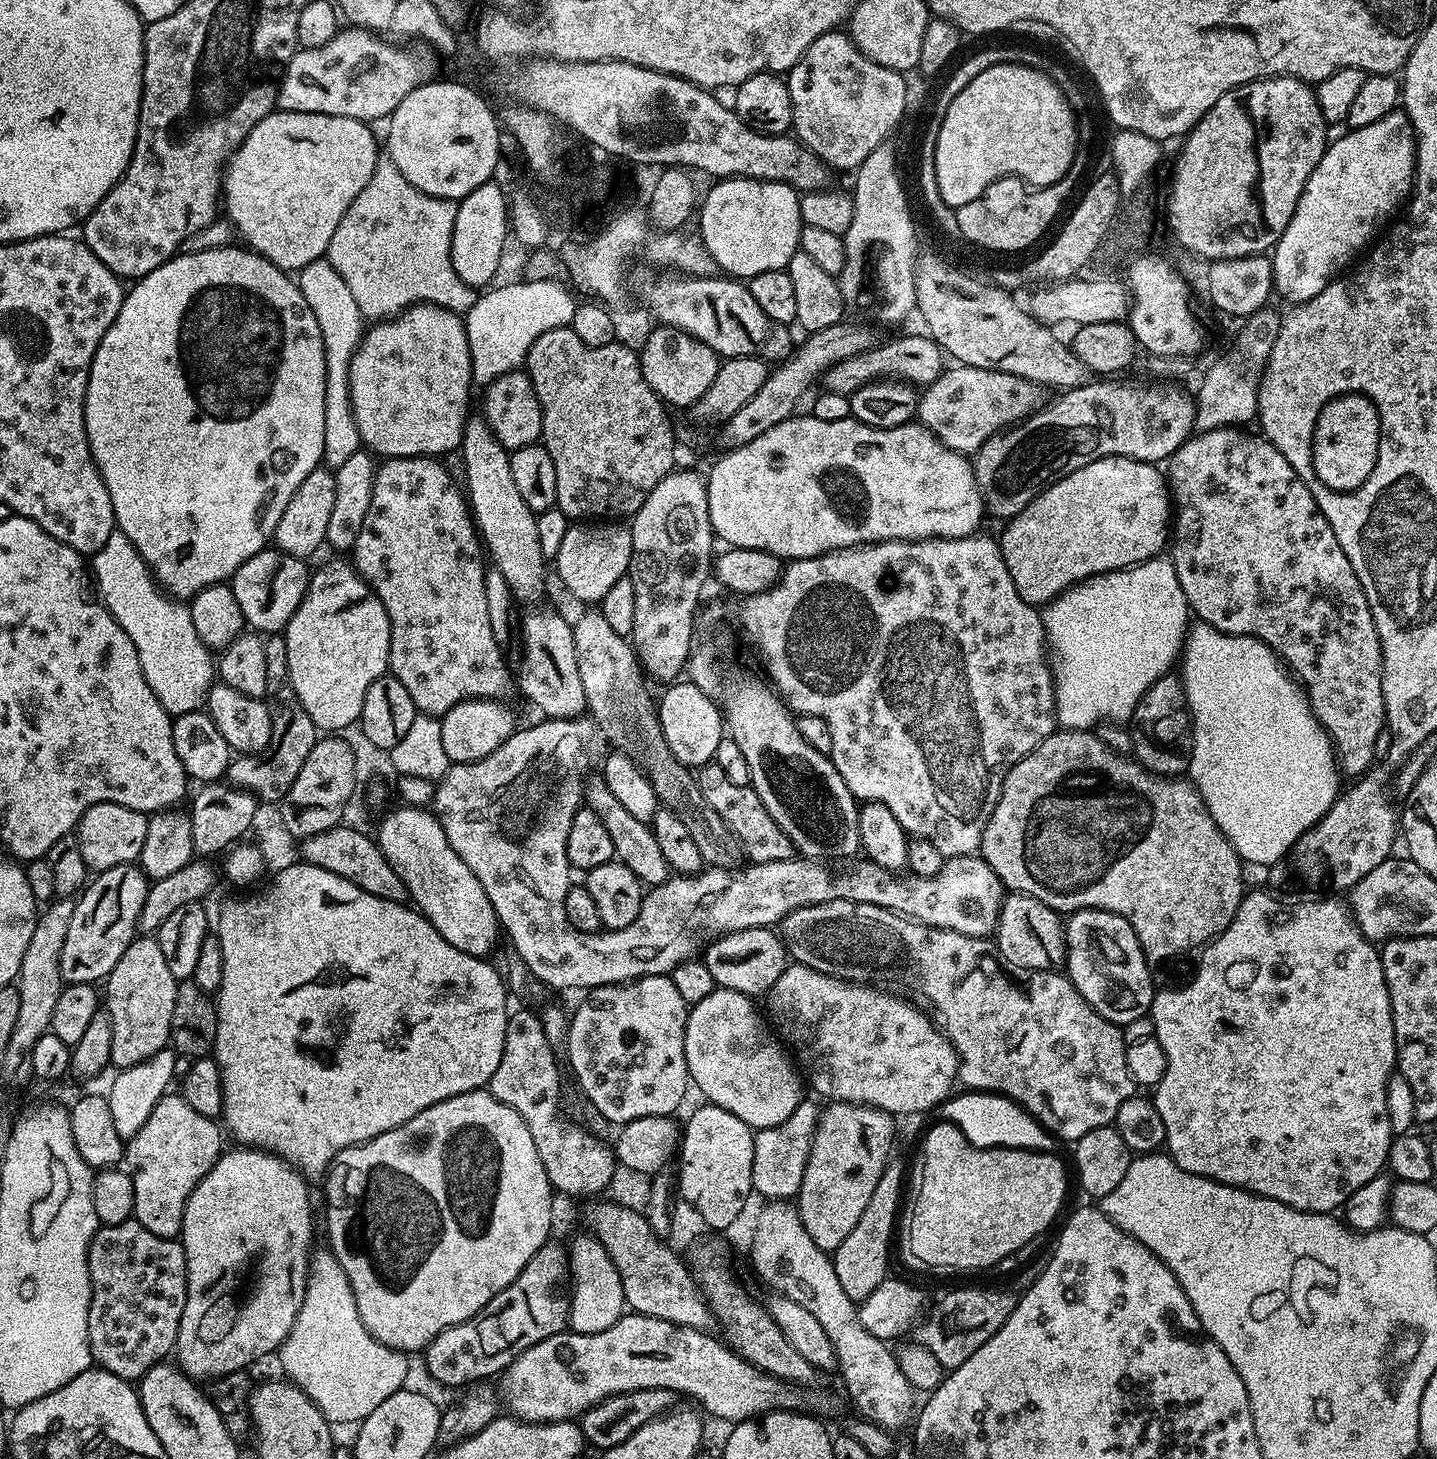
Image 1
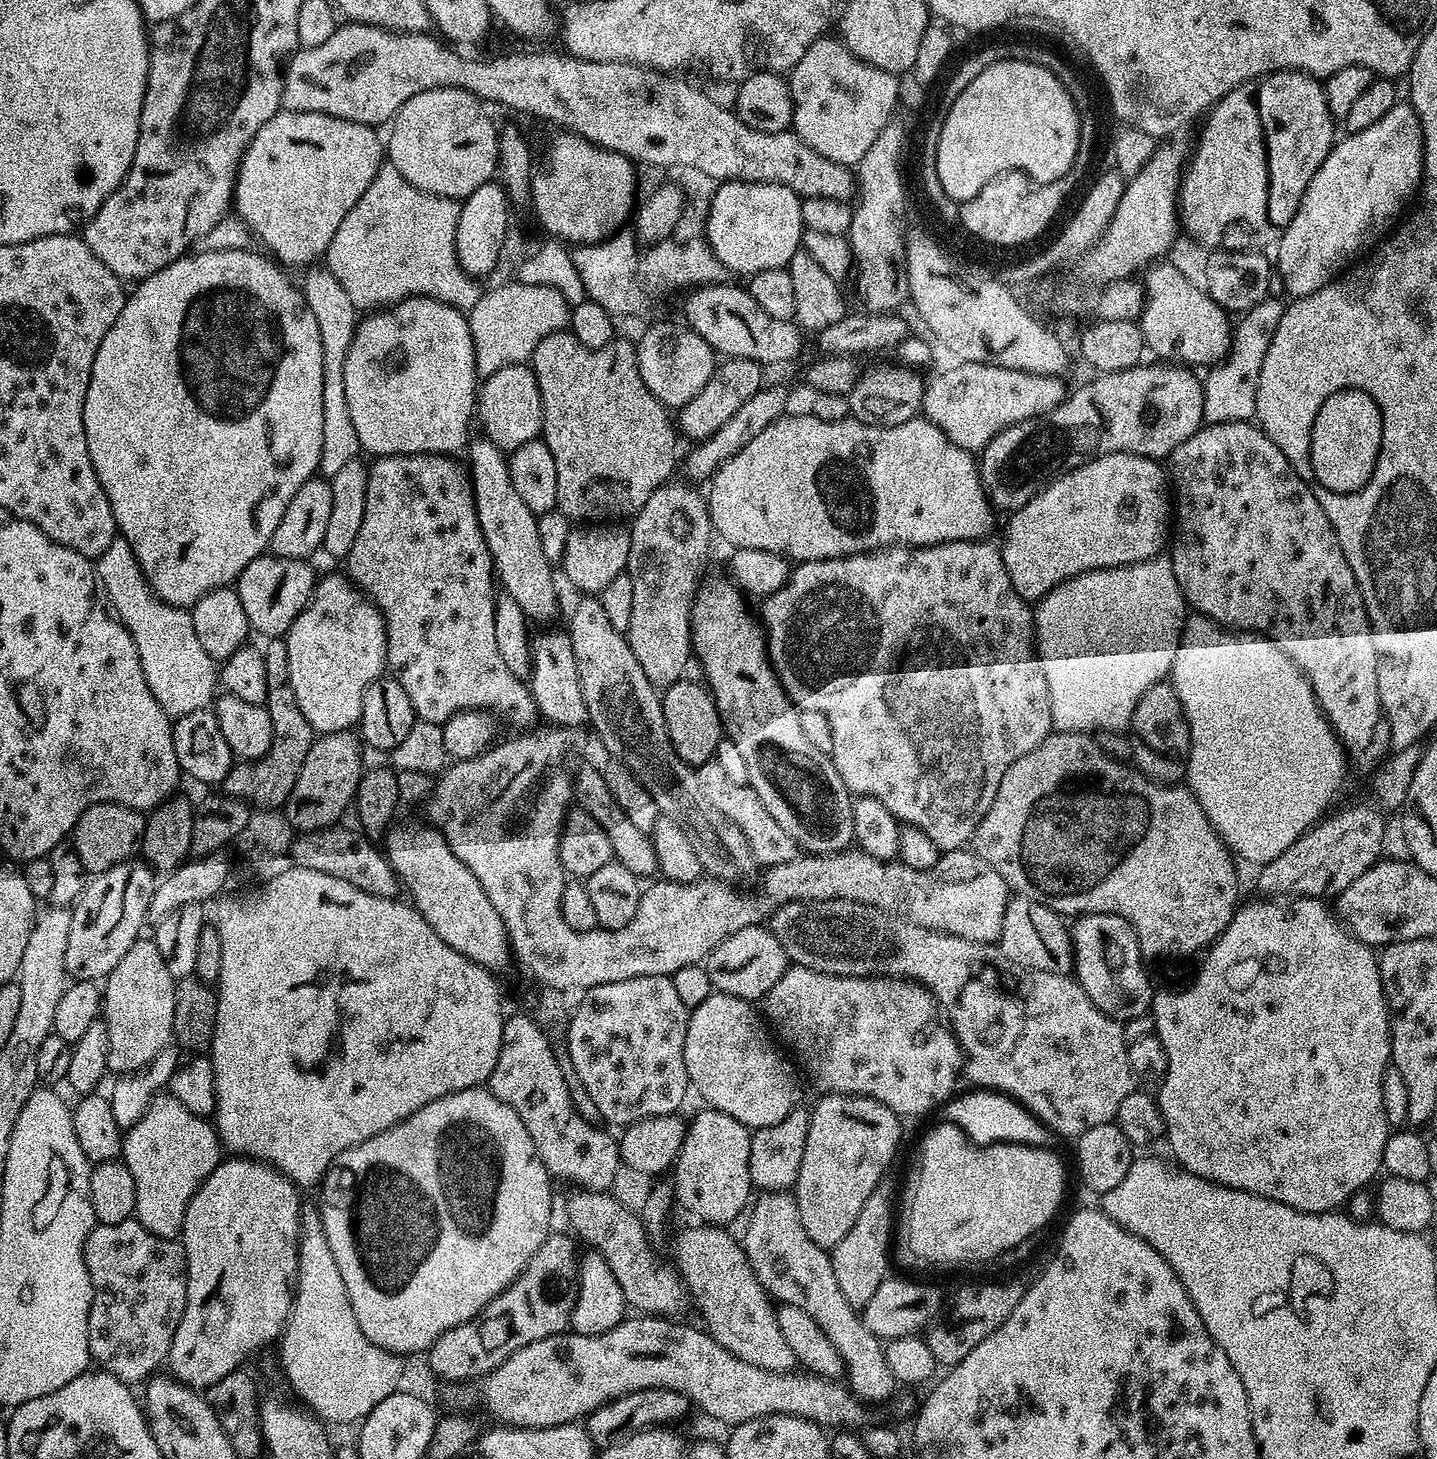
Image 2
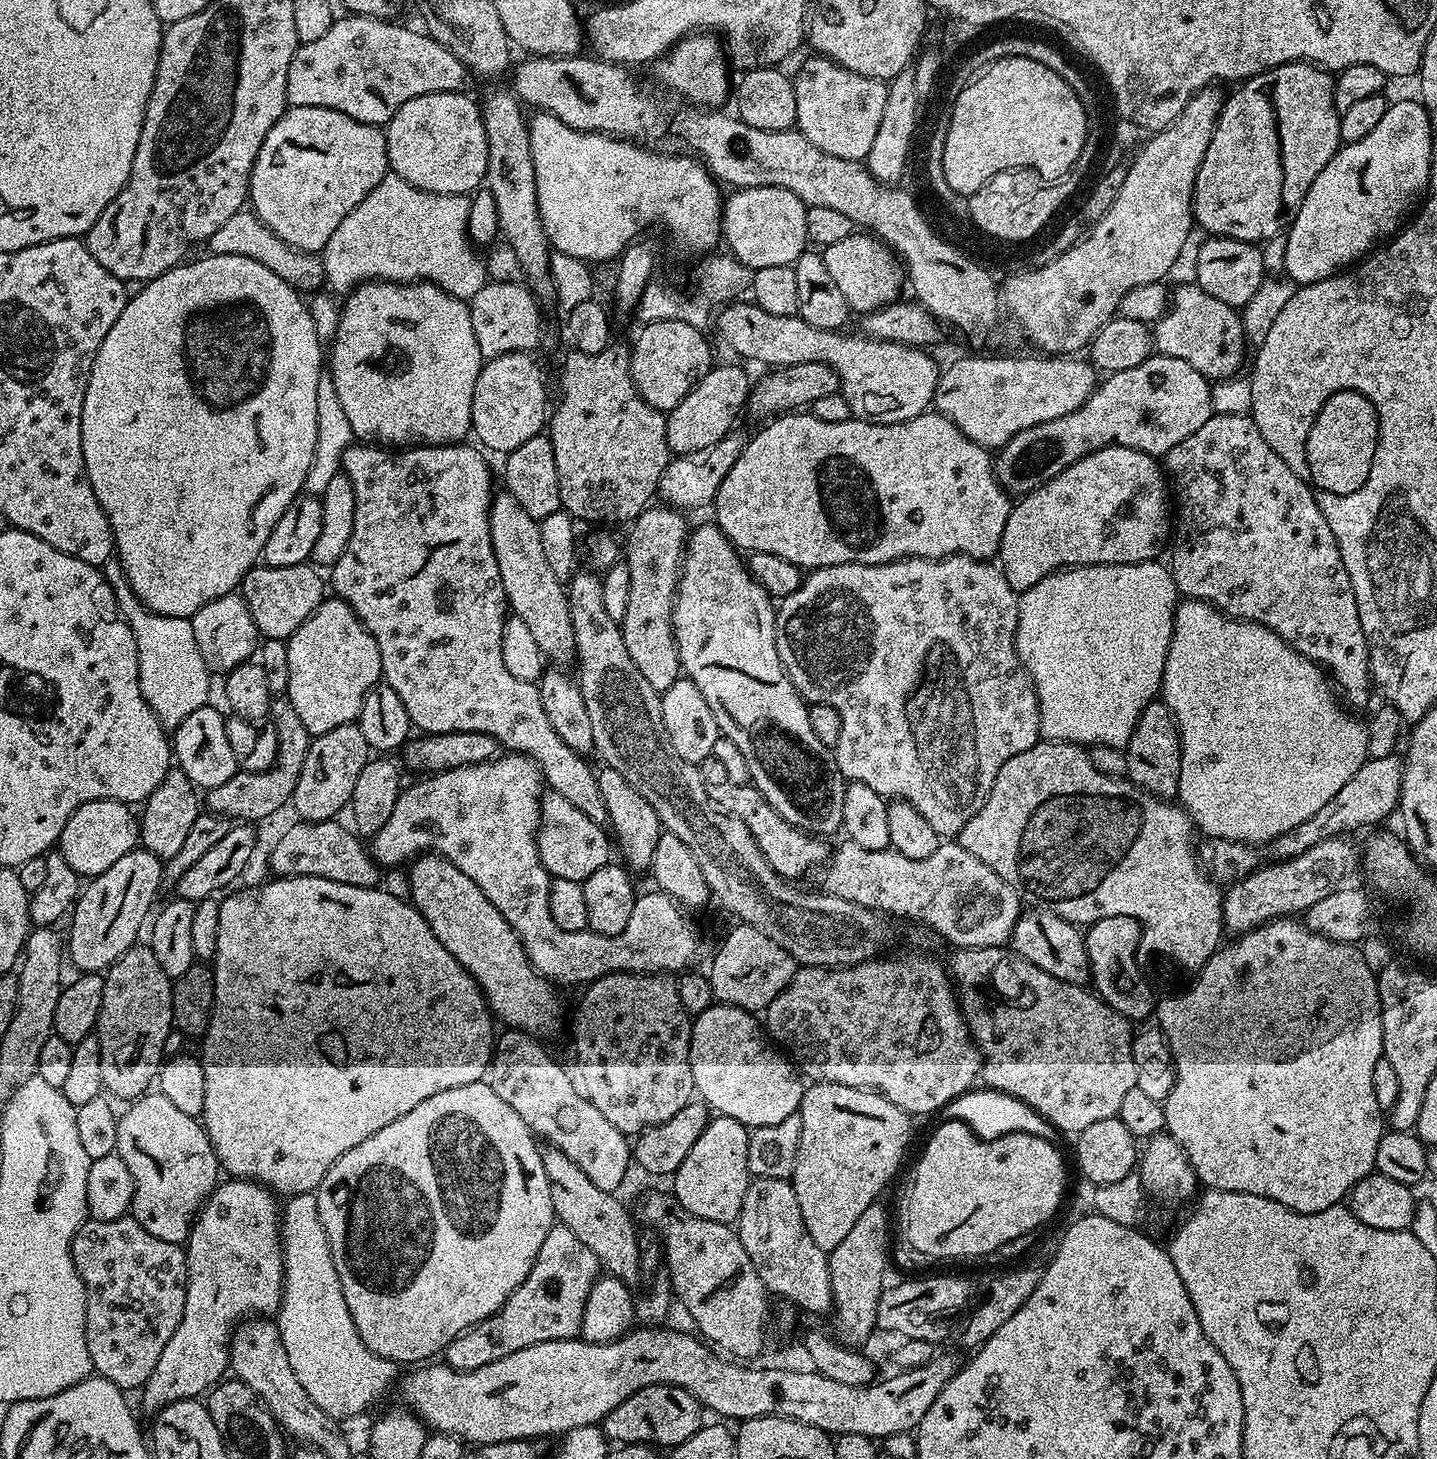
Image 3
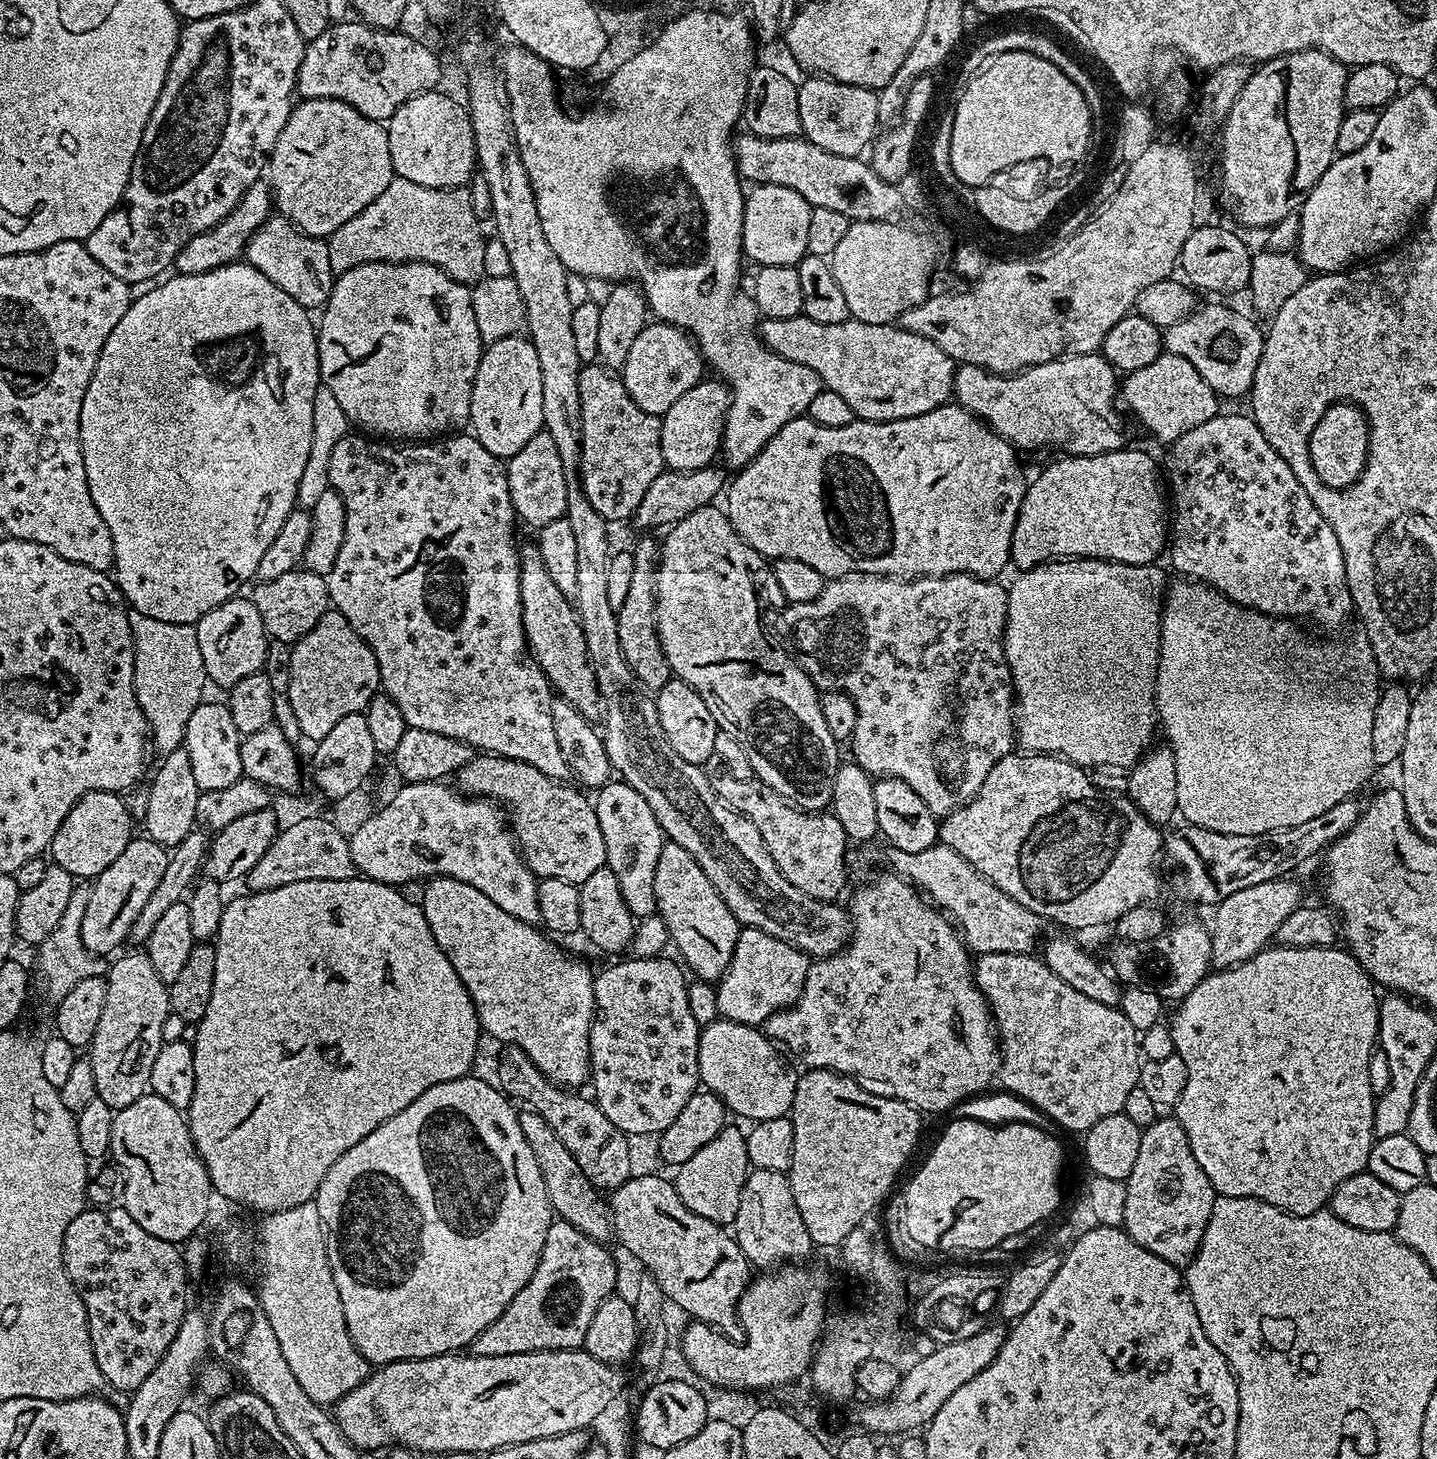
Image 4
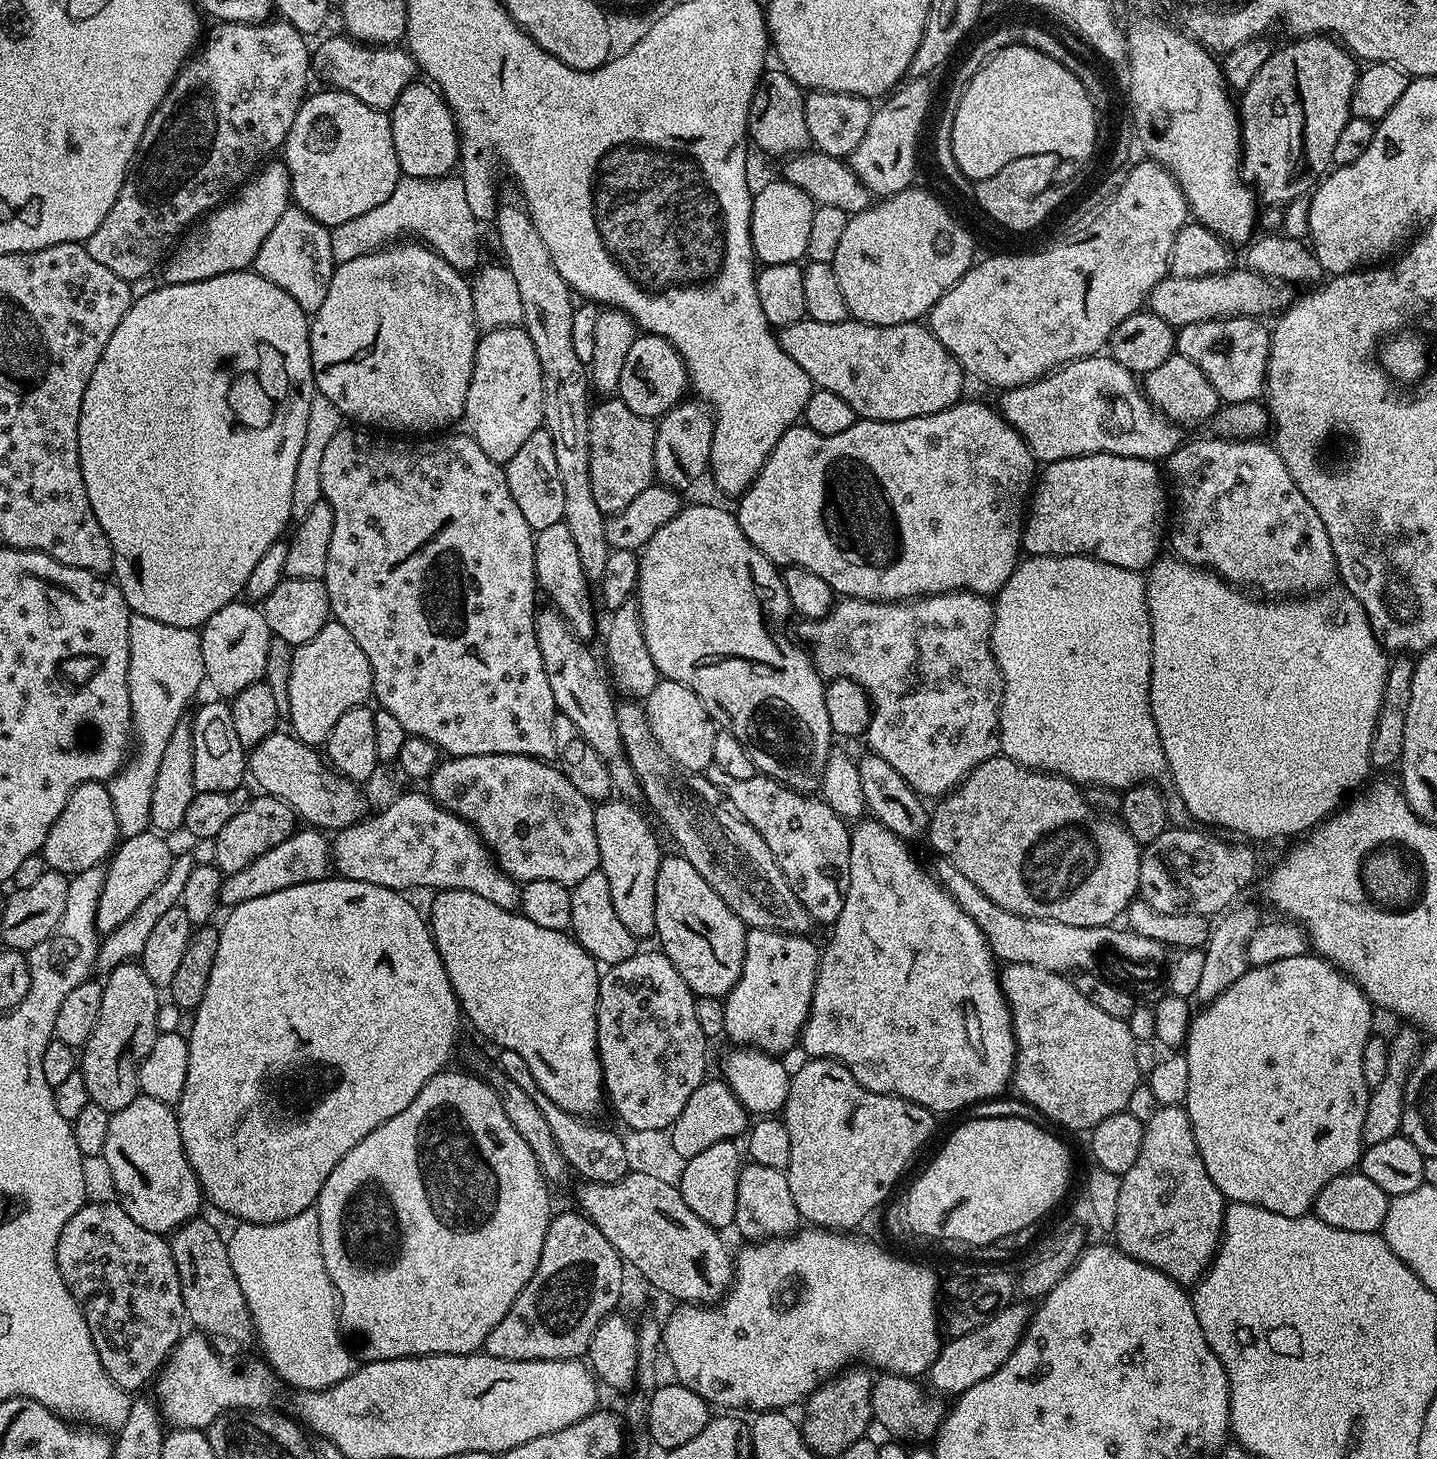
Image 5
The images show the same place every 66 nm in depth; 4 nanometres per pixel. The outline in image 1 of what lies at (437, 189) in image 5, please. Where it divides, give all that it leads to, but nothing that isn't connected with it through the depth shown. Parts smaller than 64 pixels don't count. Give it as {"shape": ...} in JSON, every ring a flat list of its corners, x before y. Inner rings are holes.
{"shape":[[387,154,377,155,370,182,366,182,362,194,350,202,350,210,342,214,342,222,338,222,338,230,334,230,326,253,330,266,342,274,365,321,387,322,416,304,437,304,457,314,467,314,474,306,477,289,466,286,466,282,454,274,454,262,450,258,456,206,457,201,443,200,418,190,418,186,410,186,402,170,394,166]]}

